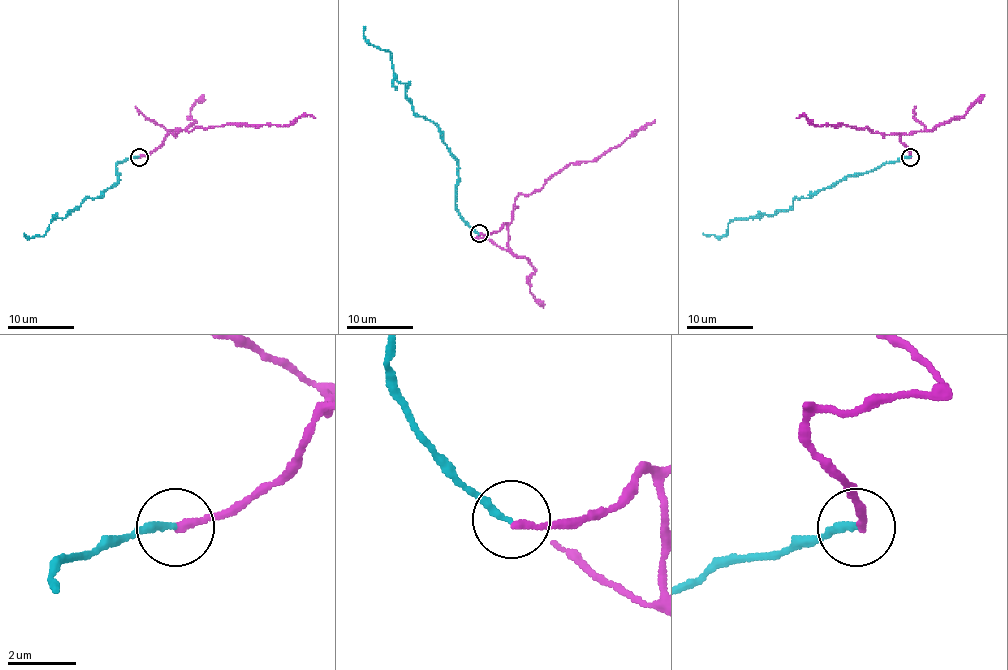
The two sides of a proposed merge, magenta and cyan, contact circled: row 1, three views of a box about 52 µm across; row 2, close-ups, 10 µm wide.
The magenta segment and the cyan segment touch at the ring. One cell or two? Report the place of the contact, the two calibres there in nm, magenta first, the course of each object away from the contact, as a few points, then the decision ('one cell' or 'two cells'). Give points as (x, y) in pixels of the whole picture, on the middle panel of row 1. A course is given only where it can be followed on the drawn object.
place (479, 233); calibres 200 and 200 nm; course magenta (478, 234), (496, 233), (510, 223), (520, 194), (538, 191), (570, 163), (595, 161), (655, 119); course cyan (478, 233), (456, 208), (458, 163), (438, 128), (413, 111), (392, 56), (365, 38), (363, 26); one cell

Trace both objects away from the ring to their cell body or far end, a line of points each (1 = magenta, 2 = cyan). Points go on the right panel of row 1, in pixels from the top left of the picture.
1: (911, 156), (899, 133), (881, 134), (868, 128), (839, 124), (816, 126), (806, 116), (796, 118)
2: (909, 156), (848, 174), (829, 188), (796, 198), (788, 209), (733, 219), (726, 236), (703, 233)

